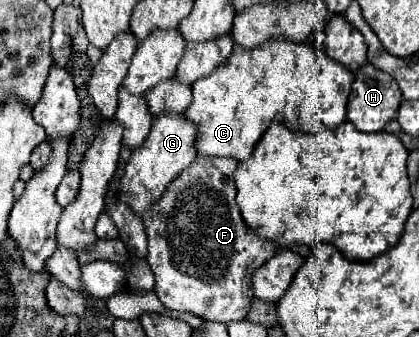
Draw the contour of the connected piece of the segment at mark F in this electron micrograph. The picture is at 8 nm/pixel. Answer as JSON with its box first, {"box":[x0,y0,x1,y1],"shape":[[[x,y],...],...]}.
{"box":[143,157,277,321],"shape":[[[215,157],[197,159],[191,167],[183,169],[165,189],[165,193],[151,205],[151,209],[143,215],[143,225],[149,241],[147,263],[155,275],[155,295],[167,309],[187,311],[207,321],[241,321],[247,317],[247,311],[253,301],[251,275],[257,267],[261,267],[271,255],[275,255],[277,245],[269,239],[259,237],[251,227],[245,225],[239,205],[235,201],[235,185],[233,173],[237,169],[235,159]]]}

